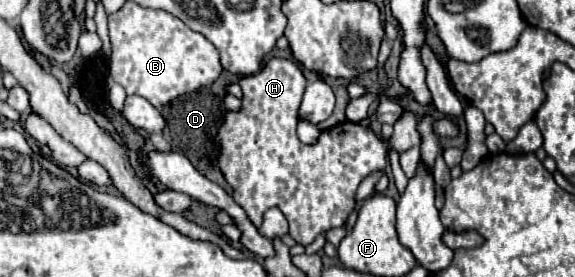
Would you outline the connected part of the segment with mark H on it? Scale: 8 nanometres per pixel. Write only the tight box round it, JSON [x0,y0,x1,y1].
[218,58,418,246]

